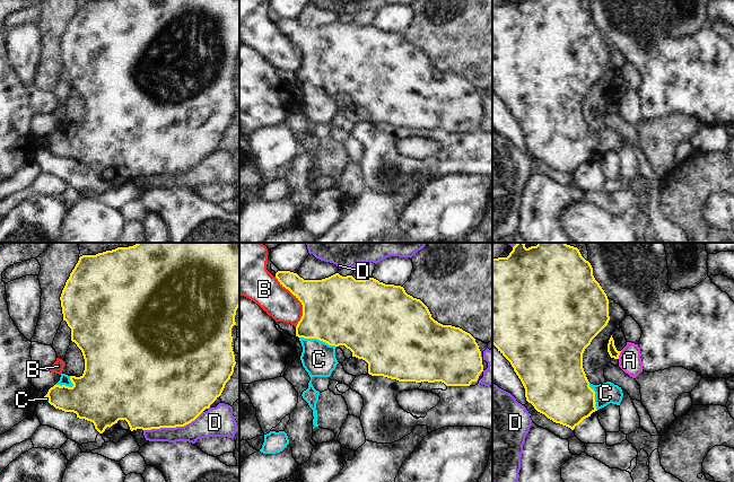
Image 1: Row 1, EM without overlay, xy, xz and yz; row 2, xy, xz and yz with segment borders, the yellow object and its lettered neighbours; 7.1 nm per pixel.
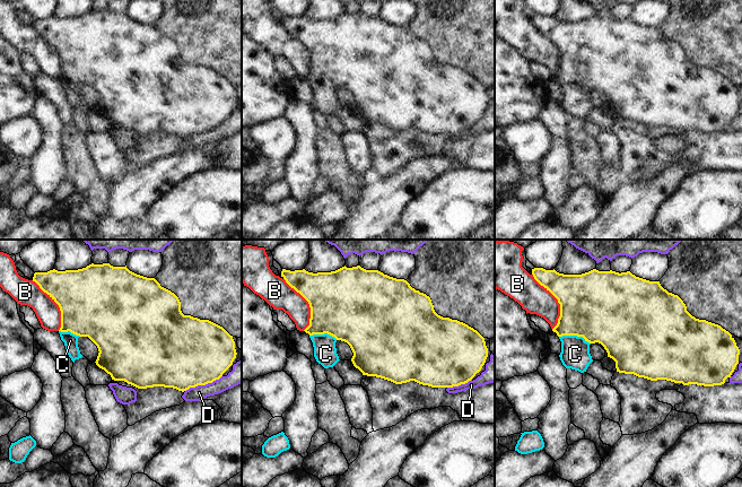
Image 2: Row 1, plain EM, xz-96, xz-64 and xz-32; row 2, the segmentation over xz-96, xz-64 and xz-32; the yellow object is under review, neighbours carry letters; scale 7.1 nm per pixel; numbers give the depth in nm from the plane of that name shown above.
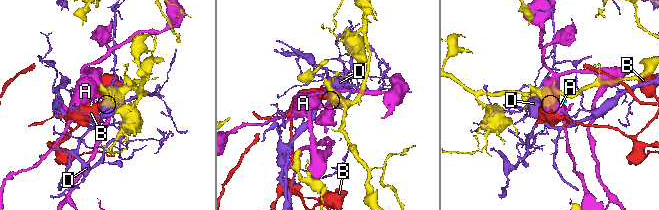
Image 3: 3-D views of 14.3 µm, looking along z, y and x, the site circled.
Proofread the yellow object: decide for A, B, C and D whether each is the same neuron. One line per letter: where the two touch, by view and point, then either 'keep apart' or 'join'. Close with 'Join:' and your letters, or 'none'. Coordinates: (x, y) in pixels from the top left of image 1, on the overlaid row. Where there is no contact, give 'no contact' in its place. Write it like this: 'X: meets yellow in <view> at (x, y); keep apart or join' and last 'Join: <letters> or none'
A: meets yellow in yz at (619, 355); keep apart
B: meets yellow in xz at (299, 300); keep apart
C: meets yellow in xz at (317, 339); join
D: meets yellow in xy at (173, 427); keep apart
Join: C

